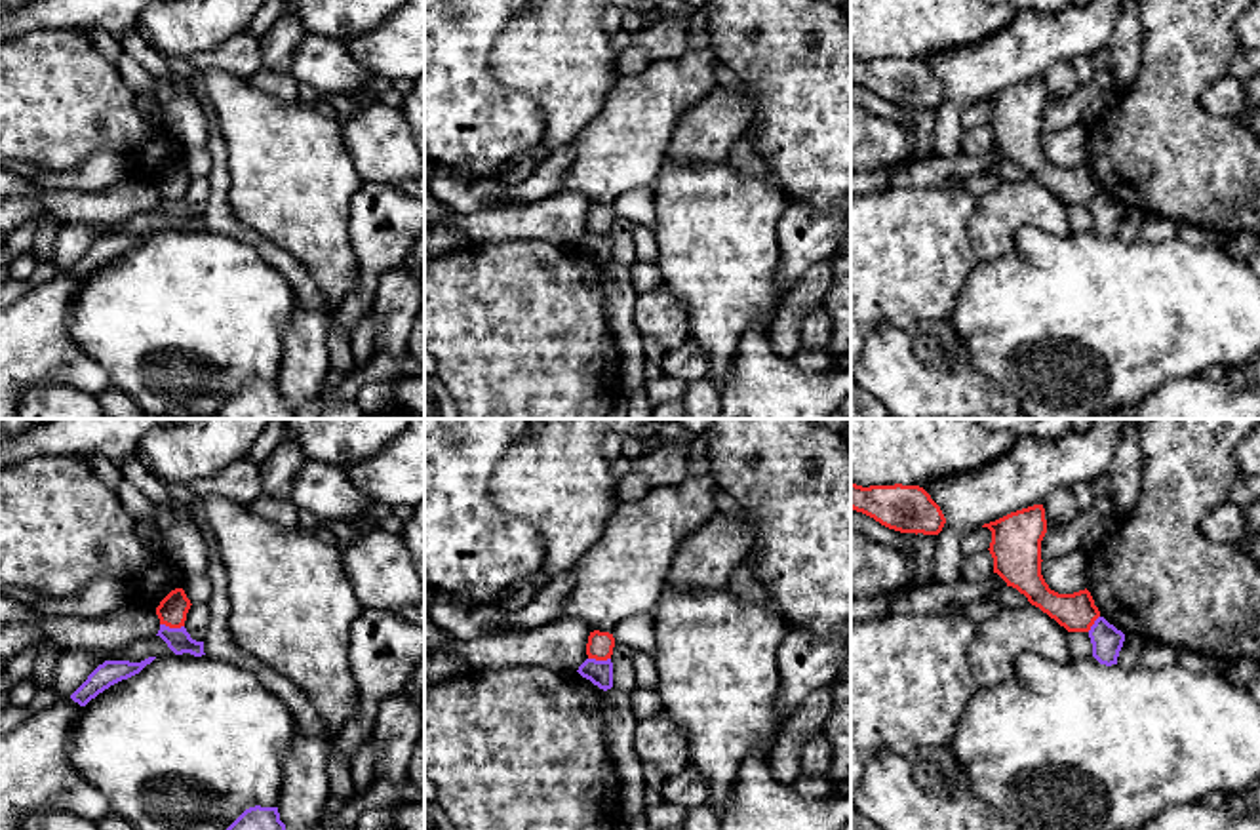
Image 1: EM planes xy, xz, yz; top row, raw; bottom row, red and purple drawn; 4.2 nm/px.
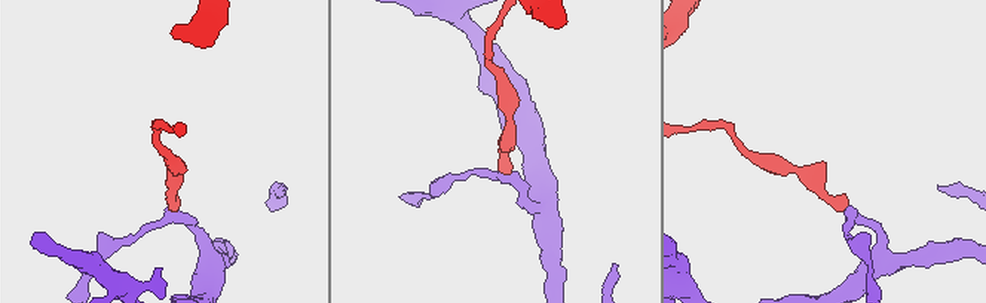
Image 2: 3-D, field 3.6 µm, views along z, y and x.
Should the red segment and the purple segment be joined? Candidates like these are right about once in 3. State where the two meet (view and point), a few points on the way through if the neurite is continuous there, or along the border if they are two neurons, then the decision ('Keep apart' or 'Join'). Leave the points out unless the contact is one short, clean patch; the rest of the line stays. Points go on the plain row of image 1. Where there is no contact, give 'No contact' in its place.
Touches red at xy (172, 200). Boundary: xy (160, 197), (183, 200). Keep apart

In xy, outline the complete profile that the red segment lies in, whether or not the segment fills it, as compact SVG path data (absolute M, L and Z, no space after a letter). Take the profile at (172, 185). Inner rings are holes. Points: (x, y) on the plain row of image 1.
M183 162L171 164L156 181L156 188L160 192L160 198L166 198L169 202L181 202L185 200L187 187L190 183L190 173L187 171Z

